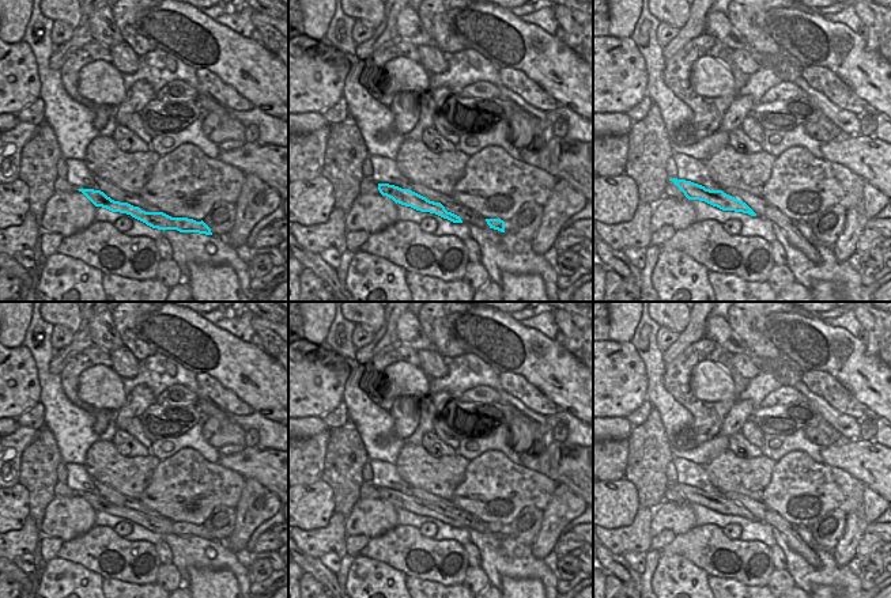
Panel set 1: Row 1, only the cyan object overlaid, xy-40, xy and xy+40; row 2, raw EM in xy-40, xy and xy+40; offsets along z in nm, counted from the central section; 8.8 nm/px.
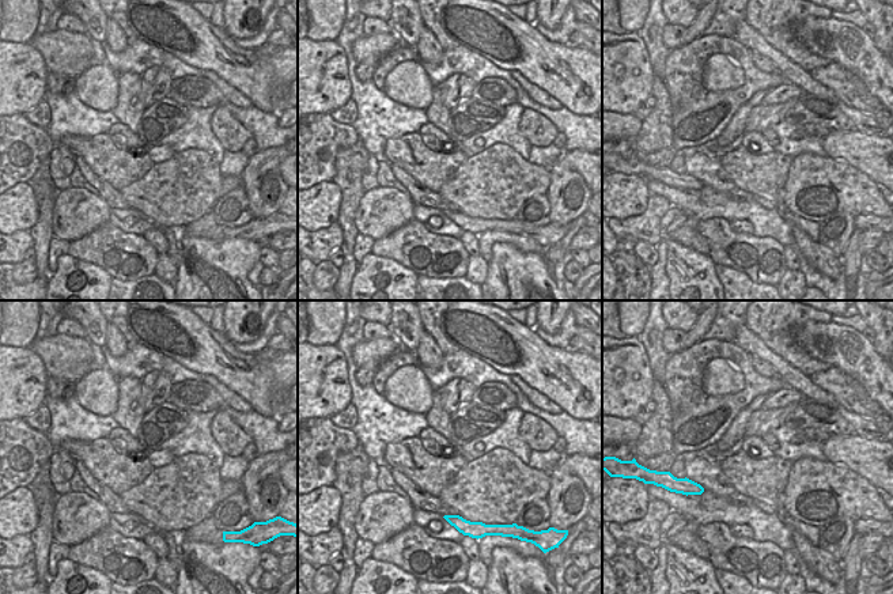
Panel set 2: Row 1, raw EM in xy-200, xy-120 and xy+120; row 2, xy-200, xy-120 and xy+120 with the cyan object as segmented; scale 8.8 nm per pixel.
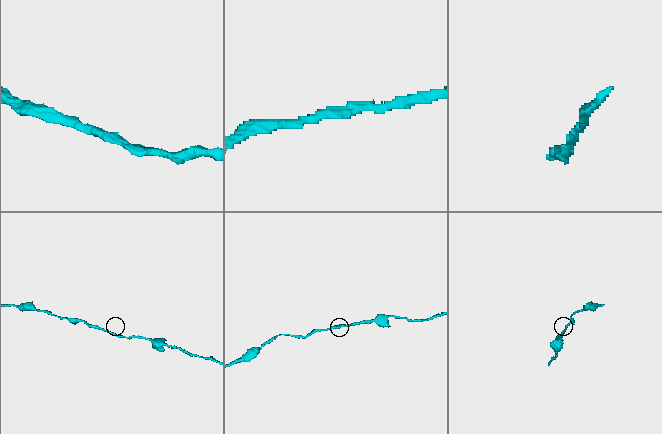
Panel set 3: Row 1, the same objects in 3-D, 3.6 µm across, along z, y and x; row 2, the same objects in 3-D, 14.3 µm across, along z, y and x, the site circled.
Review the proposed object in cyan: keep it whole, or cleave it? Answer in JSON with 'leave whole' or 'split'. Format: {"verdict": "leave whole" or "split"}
{"verdict": "leave whole"}

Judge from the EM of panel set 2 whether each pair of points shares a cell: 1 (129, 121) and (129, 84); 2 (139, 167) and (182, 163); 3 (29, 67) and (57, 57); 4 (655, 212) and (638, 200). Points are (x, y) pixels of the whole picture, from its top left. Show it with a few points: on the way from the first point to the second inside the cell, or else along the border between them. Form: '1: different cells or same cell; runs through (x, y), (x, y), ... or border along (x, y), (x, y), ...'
1: same cell; runs through (129, 112), (129, 94)
2: different cells; border along (154, 163), (140, 178), (125, 185)
3: different cells; border along (29, 42), (40, 53), (48, 70)
4: different cells; border along (651, 195), (647, 207), (640, 214), (617, 219)

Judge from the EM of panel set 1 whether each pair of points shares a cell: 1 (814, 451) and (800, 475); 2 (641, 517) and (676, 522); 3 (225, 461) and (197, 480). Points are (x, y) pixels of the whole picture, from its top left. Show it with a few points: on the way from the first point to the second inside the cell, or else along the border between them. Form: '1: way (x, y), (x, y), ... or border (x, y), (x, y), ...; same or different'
1: border (780, 458), (791, 451), (804, 451), (822, 462); different
2: border (654, 510), (650, 518), (652, 536); different
3: border (216, 464), (240, 473), (245, 479); different

